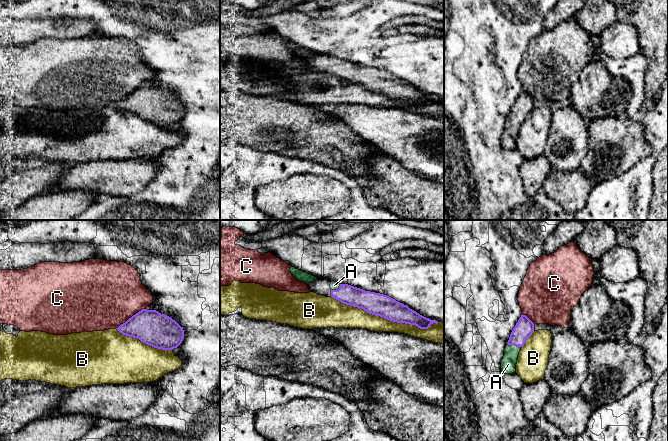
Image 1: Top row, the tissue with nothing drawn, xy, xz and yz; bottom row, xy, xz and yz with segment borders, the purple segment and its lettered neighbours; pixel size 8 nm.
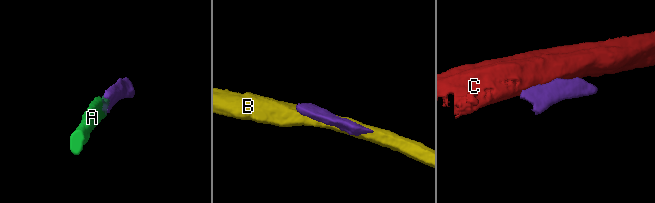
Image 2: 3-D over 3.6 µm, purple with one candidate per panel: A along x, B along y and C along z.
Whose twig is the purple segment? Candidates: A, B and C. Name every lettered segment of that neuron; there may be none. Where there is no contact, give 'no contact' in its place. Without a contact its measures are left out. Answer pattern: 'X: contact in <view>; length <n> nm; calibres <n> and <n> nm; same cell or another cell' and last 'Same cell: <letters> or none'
A: contact in yz; length 120 nm; calibres 150 and 130 nm; same cell
B: contact in xz; length 900 nm; calibres 180 and 170 nm; another cell
C: contact in xy; length 280 nm; calibres 280 and 500 nm; another cell
Same cell: A

